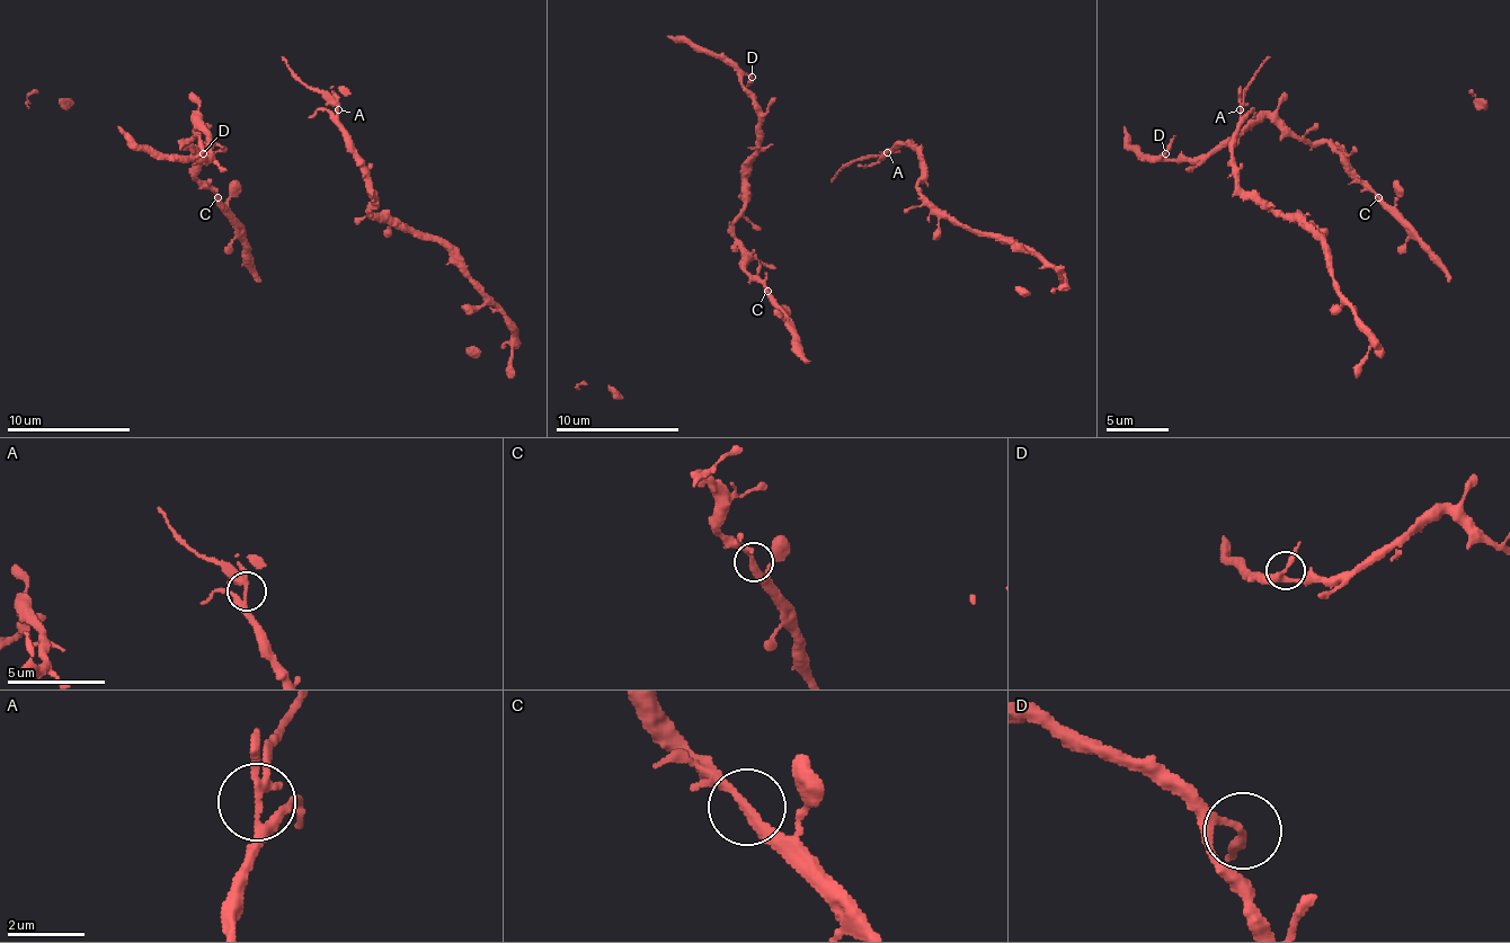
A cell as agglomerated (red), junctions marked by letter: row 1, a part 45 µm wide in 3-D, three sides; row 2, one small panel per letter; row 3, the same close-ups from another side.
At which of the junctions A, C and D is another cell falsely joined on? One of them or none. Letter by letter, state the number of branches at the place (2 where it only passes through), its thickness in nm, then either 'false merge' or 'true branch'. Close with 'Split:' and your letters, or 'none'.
A: 4 | 220 nm | false merge
C: 3 | 220 nm | true branch
D: 3 | 180 nm | true branch
Split: A

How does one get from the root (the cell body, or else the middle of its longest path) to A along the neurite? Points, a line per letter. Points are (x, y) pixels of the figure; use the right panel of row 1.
A: (1252, 116), (1254, 114), (1252, 110), (1245, 114), (1240, 110)

